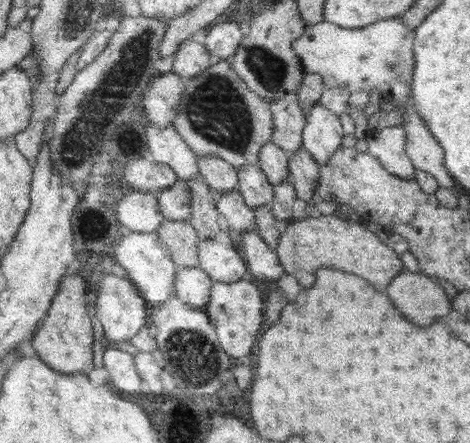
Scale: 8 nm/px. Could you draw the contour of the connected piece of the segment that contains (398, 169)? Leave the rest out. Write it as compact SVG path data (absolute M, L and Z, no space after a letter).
M387 126L380 130L367 129L365 134L368 153L377 158L388 172L401 179L415 178L417 168L414 168L405 151L406 133L401 126Z

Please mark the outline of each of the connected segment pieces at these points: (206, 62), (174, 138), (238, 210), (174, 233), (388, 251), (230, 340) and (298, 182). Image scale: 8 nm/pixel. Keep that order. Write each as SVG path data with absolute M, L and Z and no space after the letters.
M193 37L181 44L173 65L174 73L190 80L210 67L210 54L202 44L198 44L196 37Z
M174 126L168 128L148 128L148 144L155 160L169 164L180 179L188 181L200 175L198 156L190 150L189 143L182 137L181 132Z
M237 190L220 195L217 205L230 229L238 230L242 234L256 230L254 209L249 207Z
M166 219L158 233L170 247L173 259L177 264L186 268L200 265L199 242L201 242L201 238L188 221Z
M338 213L322 215L320 218L294 220L292 224L282 225L281 230L276 250L280 264L304 288L310 288L314 284L316 270L322 266L358 274L364 280L368 280L376 290L384 290L390 281L404 270L398 253L366 227L345 219Z
M246 277L232 284L212 281L211 300L204 311L216 327L221 346L226 346L226 354L230 354L232 358L242 358L250 354L262 328L262 316L264 316L262 308L264 308L264 302L260 290L252 284L252 281L246 280Z
M304 148L298 149L289 158L288 166L288 181L295 188L297 198L308 203L319 185L321 166Z

